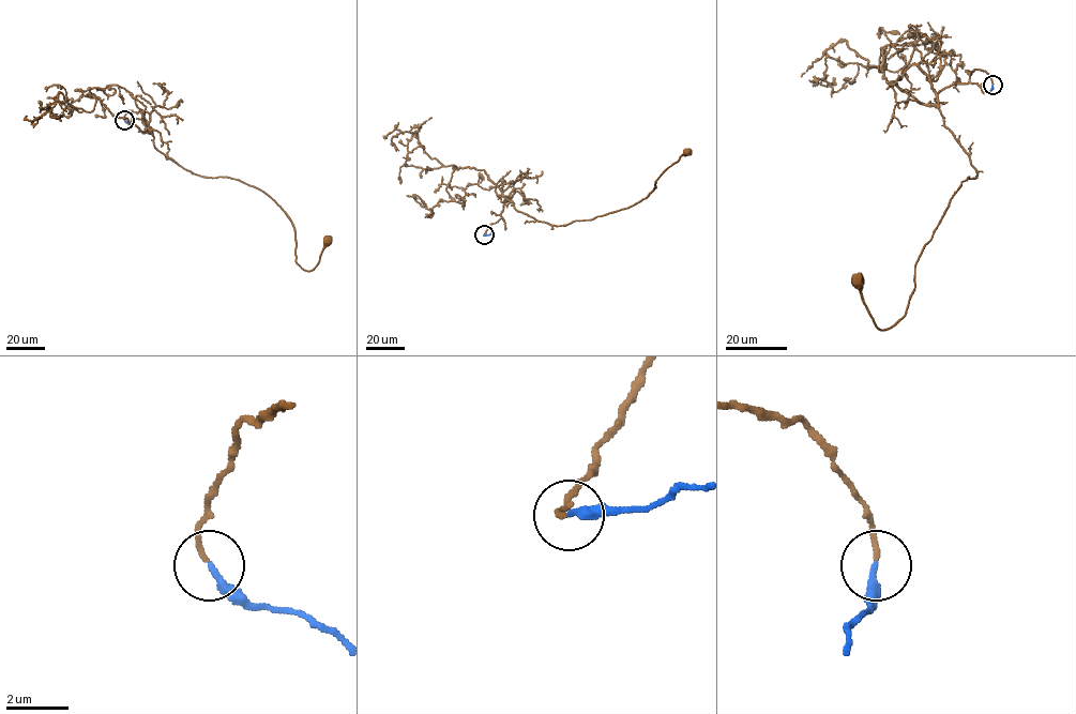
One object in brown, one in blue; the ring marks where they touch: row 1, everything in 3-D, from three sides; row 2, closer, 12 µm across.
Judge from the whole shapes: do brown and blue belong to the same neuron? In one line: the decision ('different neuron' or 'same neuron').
same neuron

